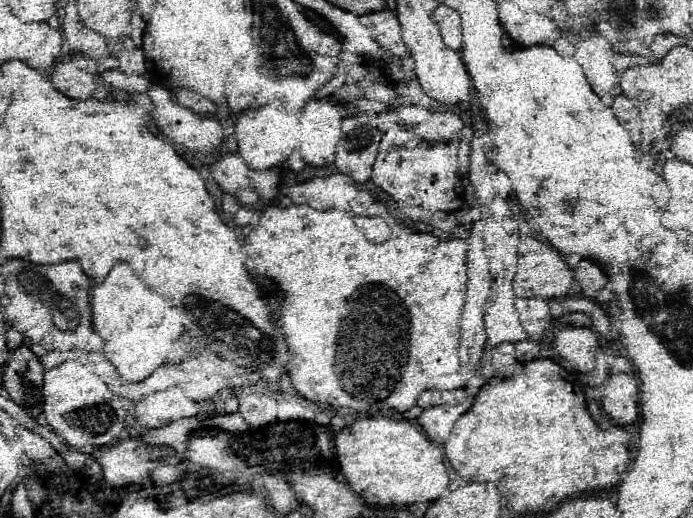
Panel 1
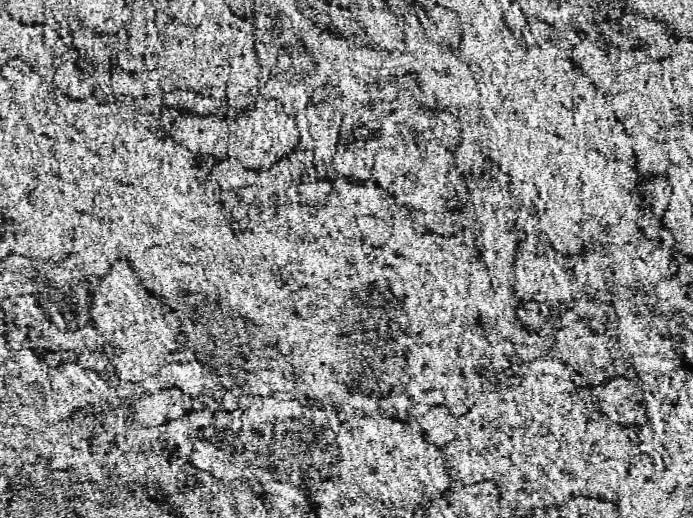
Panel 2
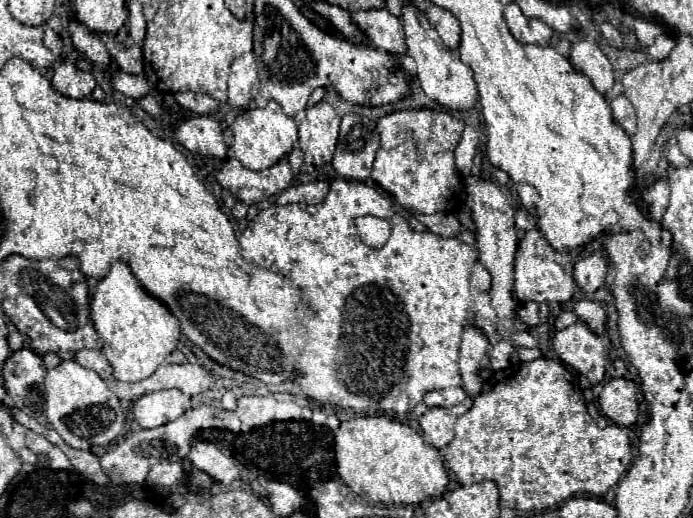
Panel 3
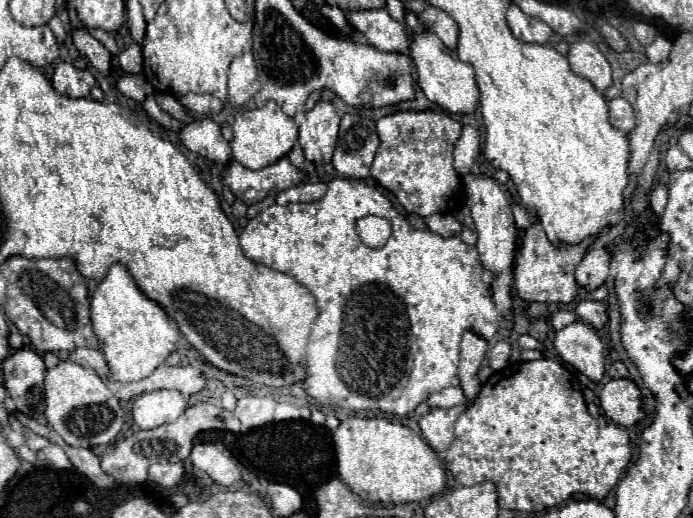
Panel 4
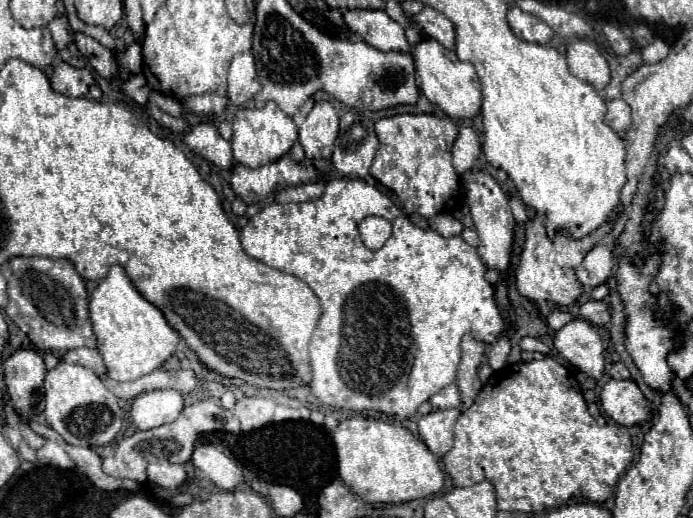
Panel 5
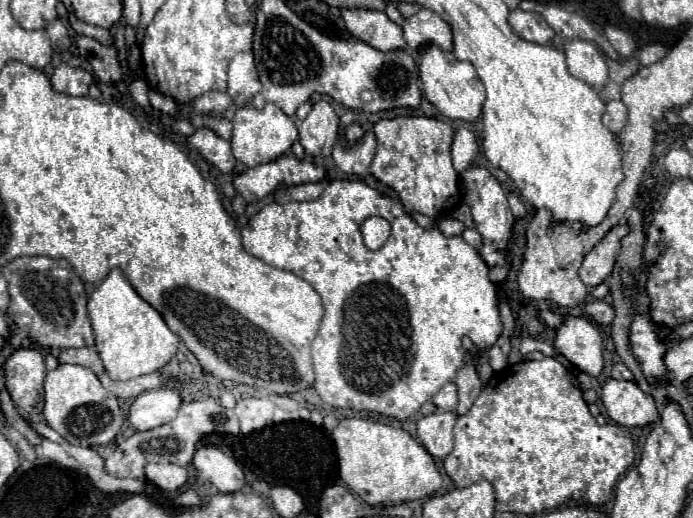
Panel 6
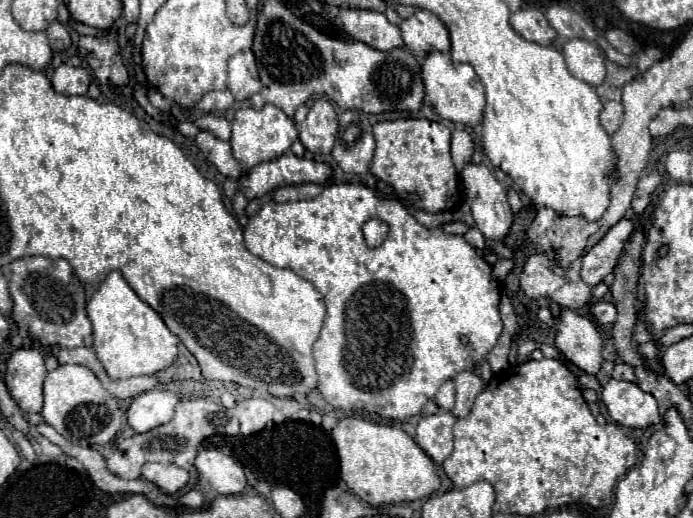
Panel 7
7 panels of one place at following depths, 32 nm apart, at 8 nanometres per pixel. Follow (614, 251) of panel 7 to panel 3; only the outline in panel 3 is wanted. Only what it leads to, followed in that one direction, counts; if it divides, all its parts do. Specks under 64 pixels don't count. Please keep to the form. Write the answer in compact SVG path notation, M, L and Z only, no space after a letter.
M600 250L588 252L574 264L574 282L588 296L592 296L600 288L606 288L606 278L608 268L604 264L604 256Z

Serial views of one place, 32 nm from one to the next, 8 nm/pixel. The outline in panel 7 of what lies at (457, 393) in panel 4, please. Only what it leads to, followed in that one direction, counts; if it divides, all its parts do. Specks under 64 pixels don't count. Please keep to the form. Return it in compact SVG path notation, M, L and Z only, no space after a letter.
M448 380L448 382L442 384L442 388L438 390L434 402L438 404L440 410L446 410L446 412L450 412L450 410L454 408L454 402L456 402L456 388L454 388L454 382L452 382L452 380Z

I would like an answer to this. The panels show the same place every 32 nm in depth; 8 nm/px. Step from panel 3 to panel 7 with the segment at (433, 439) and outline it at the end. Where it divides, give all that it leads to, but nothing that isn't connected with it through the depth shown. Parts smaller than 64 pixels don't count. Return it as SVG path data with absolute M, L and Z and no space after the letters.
M438 412L424 416L416 426L418 446L436 462L442 464L452 454L452 428L456 416L452 412Z

